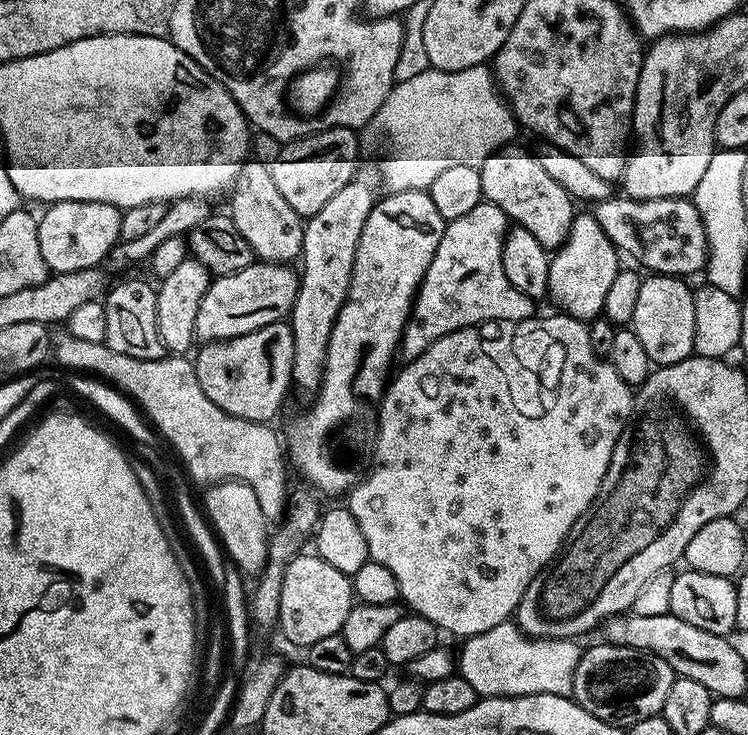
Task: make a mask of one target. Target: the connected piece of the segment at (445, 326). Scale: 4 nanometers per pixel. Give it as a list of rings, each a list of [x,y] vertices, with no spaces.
[[[487,202],[474,206],[470,214],[445,223],[442,242],[438,242],[438,250],[434,250],[434,258],[416,293],[412,314],[400,339],[398,352],[405,361],[416,360],[425,344],[433,342],[435,336],[442,338],[449,329],[456,332],[460,327],[469,326],[469,321],[487,316],[494,322],[533,319],[534,302],[514,290],[502,270],[502,246],[509,227],[504,211]]]

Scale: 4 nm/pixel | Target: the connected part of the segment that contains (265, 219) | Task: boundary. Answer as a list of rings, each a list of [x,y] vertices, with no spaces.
[[[265,161],[253,164],[252,176],[242,174],[235,180],[235,186],[228,199],[230,199],[228,214],[235,228],[242,234],[242,238],[250,242],[250,250],[257,261],[291,265],[292,259],[295,256],[297,259],[301,255],[304,241],[303,219],[279,193]]]

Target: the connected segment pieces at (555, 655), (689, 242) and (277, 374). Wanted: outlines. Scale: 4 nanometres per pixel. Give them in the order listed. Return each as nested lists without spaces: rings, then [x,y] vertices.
[[[505,622],[477,636],[467,637],[458,652],[458,674],[474,686],[477,697],[537,696],[571,697],[574,670],[582,655],[576,640],[534,640],[515,622]]]
[[[616,194],[611,200],[595,201],[590,214],[617,251],[628,254],[637,265],[642,264],[651,273],[686,278],[707,265],[708,242],[703,215],[691,199],[679,196],[631,200],[629,196]]]
[[[291,323],[267,324],[250,334],[242,334],[229,340],[214,340],[205,343],[201,348],[204,349],[200,353],[197,351],[194,356],[198,386],[202,386],[206,398],[210,398],[214,406],[226,410],[226,414],[234,414],[250,422],[263,424],[275,421],[275,416],[280,412],[279,404],[287,398],[288,388],[290,392],[293,387],[294,334]]]

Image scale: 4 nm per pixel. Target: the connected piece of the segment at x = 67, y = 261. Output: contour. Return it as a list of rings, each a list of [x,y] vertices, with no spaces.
[[[63,200],[49,204],[38,216],[38,246],[49,273],[73,272],[103,265],[110,250],[120,243],[121,209],[106,202]]]

